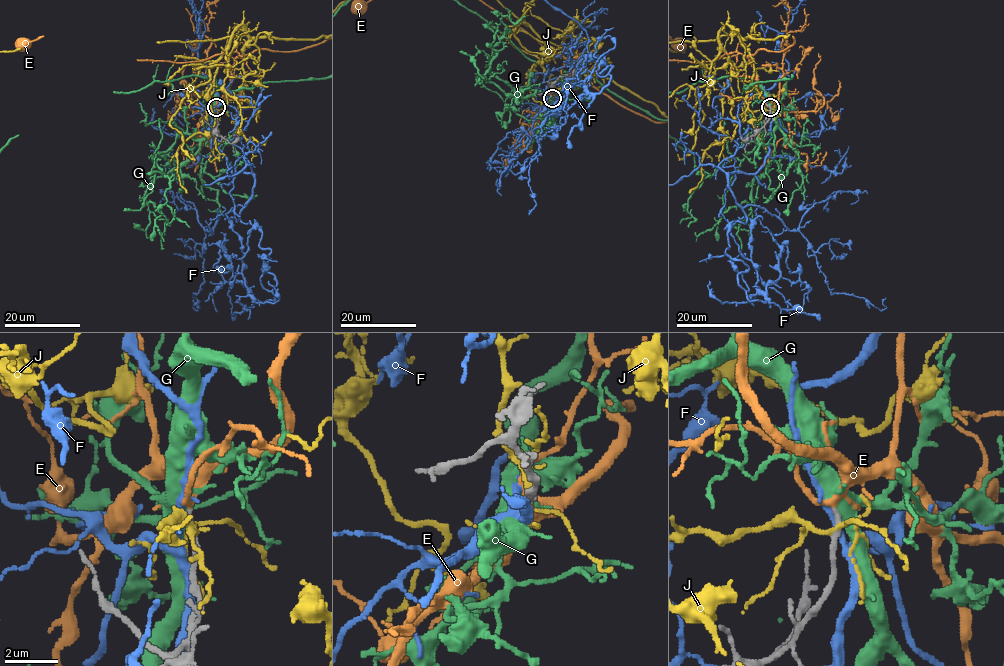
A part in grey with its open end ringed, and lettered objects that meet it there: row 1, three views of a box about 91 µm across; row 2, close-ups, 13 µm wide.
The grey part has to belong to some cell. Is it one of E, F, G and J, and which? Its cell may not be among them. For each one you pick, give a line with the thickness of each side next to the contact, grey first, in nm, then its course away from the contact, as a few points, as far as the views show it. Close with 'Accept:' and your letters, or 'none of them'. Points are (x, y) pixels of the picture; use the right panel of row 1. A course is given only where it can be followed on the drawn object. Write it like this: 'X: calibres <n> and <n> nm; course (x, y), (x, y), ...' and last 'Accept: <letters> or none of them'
E: calibres 240 and 200 nm
Accept: E

